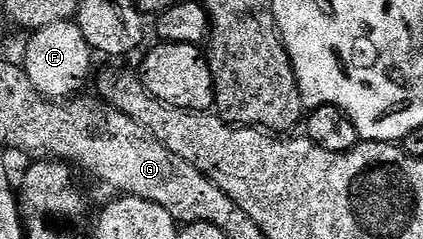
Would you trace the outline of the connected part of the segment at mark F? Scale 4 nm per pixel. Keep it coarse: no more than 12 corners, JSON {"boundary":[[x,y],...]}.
{"boundary":[[75,21],[31,35],[22,65],[43,98],[71,100],[93,77]]}

